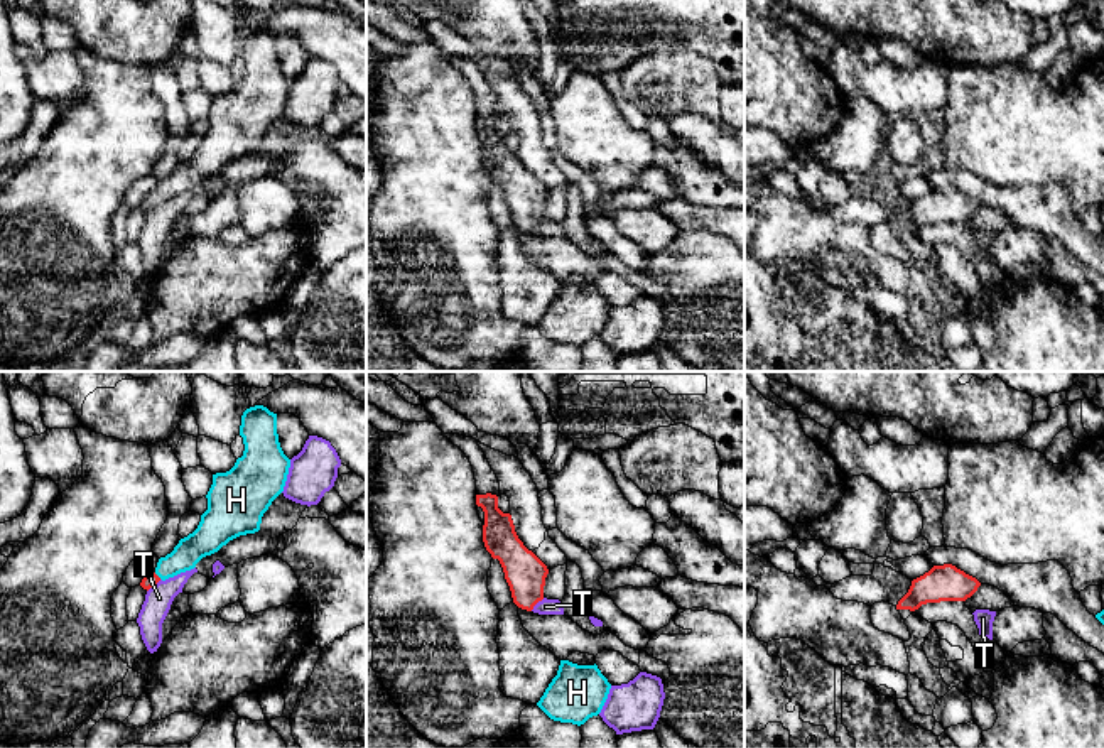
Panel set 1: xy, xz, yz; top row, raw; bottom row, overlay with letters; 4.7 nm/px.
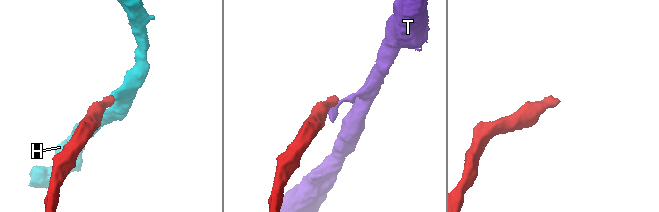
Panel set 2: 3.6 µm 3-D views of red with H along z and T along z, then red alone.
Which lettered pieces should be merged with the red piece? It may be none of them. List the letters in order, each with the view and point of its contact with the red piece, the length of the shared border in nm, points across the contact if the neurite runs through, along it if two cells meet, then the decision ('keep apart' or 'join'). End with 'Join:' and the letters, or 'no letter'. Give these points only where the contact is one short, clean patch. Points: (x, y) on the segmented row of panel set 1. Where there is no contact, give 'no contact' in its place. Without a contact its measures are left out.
H: meets red in xy at (156, 574); contact 50 nm long; runs through xy (149, 581), (156, 574), (179, 561), (191, 549); join
T: meets red in xz at (537, 601); contact 90 nm long; border along xz (544, 598), (530, 610); keep apart
Join: H

